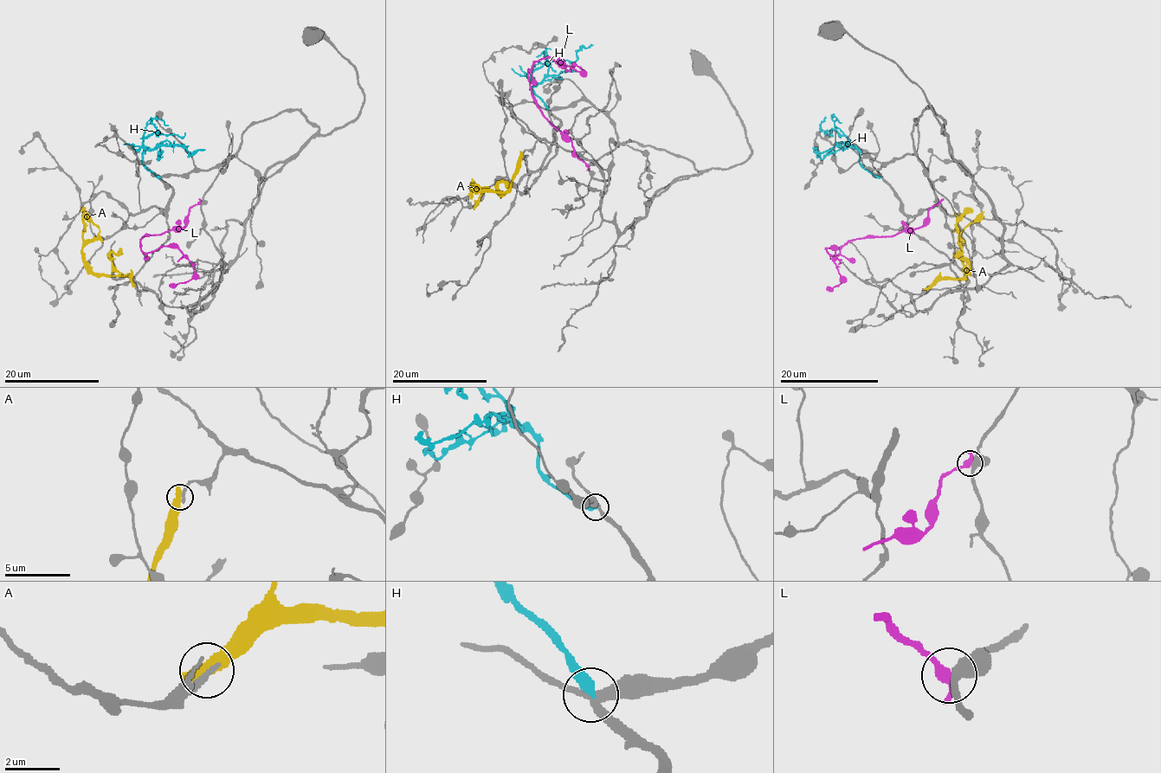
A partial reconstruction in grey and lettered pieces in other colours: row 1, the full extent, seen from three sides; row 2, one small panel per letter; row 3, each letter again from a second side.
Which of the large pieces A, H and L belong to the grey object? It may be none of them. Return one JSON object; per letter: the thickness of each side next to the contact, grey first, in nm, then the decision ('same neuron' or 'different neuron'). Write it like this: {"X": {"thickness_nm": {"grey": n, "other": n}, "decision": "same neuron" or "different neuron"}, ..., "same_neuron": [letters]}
{"A": {"thickness_nm": {"grey": 240, "other": 500}, "decision": "different neuron"}, "H": {"thickness_nm": {"grey": 280, "other": 400}, "decision": "different neuron"}, "L": {"thickness_nm": {"grey": 360, "other": 320}, "decision": "different neuron"}, "same_neuron": []}

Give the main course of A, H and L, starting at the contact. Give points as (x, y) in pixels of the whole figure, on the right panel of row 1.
A: (927, 287), (941, 279), (965, 278), (961, 249), (962, 231), (984, 211)
H: (881, 177), (874, 177), (860, 163), (859, 151), (847, 144), (841, 143), (821, 152), (813, 148)
L: (938, 202), (918, 228), (848, 241), (835, 254), (827, 248), (835, 251), (841, 279), (828, 290)

